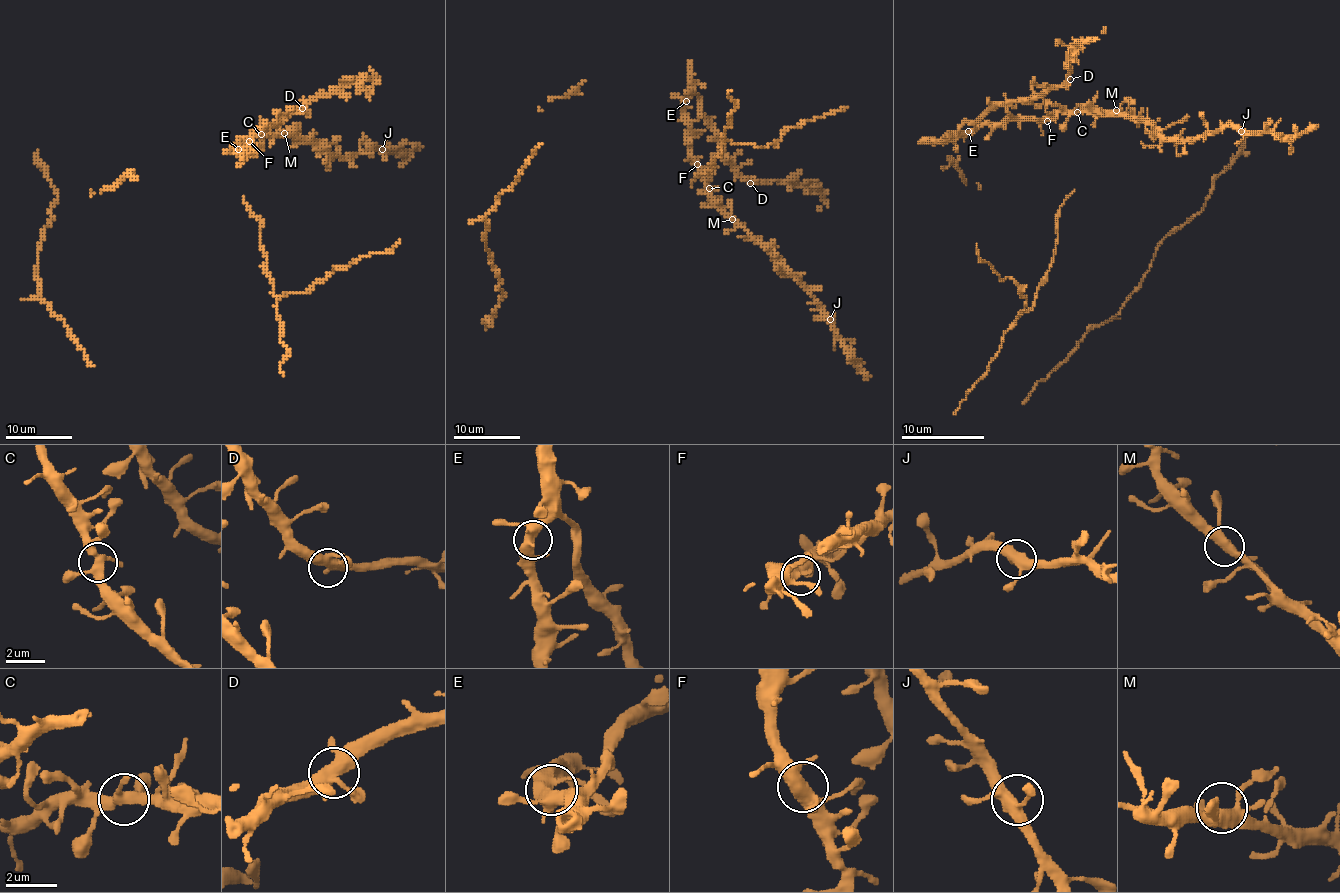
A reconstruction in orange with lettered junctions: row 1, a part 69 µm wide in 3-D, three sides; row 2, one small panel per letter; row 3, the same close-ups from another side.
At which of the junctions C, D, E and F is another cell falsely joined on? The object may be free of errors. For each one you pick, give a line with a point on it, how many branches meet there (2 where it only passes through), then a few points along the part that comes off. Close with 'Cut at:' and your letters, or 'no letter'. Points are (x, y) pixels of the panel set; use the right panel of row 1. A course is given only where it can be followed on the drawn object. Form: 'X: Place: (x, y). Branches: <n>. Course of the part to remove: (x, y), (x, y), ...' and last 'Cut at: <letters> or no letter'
Cut at: no letter

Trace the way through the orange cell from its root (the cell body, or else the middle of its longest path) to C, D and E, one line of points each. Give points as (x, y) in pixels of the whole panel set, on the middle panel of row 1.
C: (672, 96), (684, 98), (687, 131), (691, 135), (691, 161), (709, 188)
D: (672, 96), (691, 96), (694, 93), (699, 98), (699, 113), (714, 131), (722, 156), (750, 183)
E: (672, 96), (682, 96), (686, 101)

